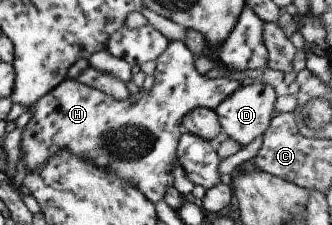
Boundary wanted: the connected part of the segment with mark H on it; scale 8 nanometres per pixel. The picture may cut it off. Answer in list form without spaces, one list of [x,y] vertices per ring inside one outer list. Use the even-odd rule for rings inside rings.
[[[169,41],[164,52],[156,58],[152,87],[137,102],[132,103],[128,99],[114,100],[111,96],[76,79],[65,78],[27,109],[30,119],[23,127],[23,139],[19,144],[21,158],[26,163],[26,172],[28,174],[30,171],[44,167],[58,151],[68,151],[134,185],[150,202],[156,204],[163,198],[167,189],[172,187],[171,170],[177,162],[175,150],[182,133],[183,116],[196,107],[214,111],[222,100],[238,88],[238,85],[237,81],[228,80],[225,77],[208,79],[199,75],[194,69],[192,54],[182,41]]]

